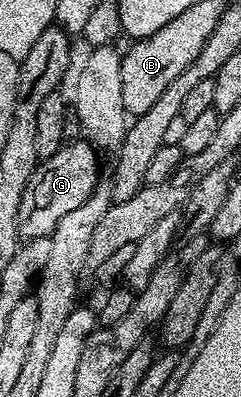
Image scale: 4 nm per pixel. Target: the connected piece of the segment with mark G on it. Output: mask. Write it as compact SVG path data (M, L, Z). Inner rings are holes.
M79 139L63 144L56 155L39 160L20 199L19 238L49 237L64 215L72 215L72 211L76 211L76 207L80 207L80 203L92 195L100 180L97 155L95 146L85 139Z

